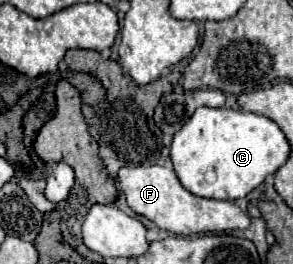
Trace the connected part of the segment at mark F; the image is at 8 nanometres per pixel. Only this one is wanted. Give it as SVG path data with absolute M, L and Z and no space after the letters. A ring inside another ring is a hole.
M150 165L150 167L122 167L118 171L118 183L126 195L130 209L146 219L154 221L160 229L166 229L174 235L196 235L196 233L216 233L216 231L232 231L232 229L248 229L250 217L244 213L234 201L216 201L196 197L186 191L174 169Z

